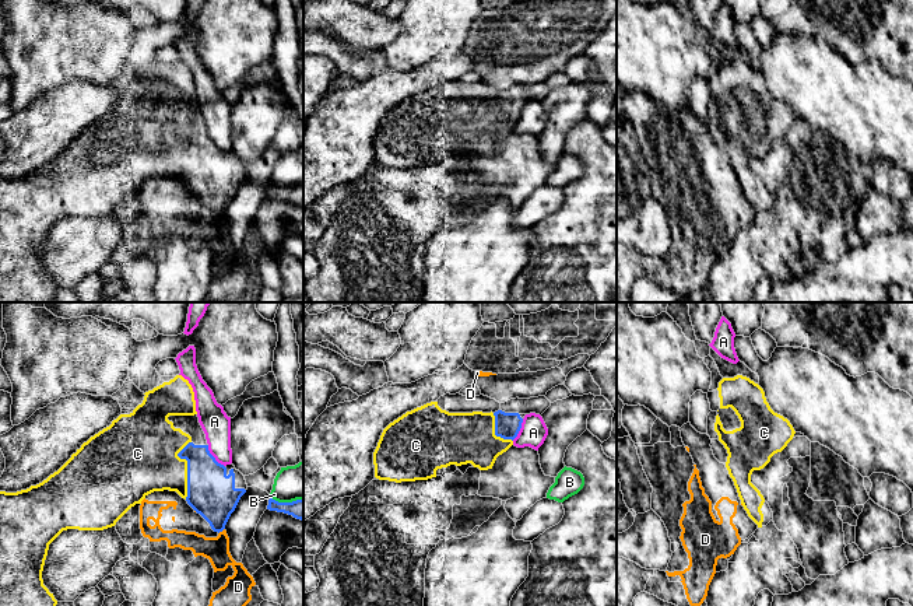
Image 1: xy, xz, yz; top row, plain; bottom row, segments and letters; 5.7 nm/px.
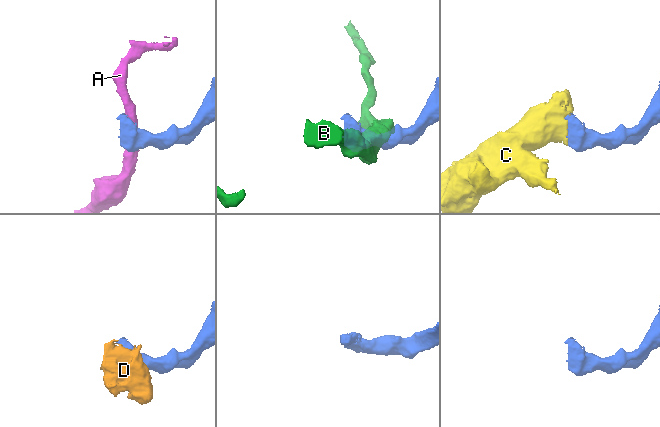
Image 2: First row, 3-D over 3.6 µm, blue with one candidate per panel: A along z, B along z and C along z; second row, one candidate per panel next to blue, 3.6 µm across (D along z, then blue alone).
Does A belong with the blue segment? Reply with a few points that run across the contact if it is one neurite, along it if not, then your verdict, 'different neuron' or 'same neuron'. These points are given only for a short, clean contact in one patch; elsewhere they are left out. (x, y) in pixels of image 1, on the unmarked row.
different neuron

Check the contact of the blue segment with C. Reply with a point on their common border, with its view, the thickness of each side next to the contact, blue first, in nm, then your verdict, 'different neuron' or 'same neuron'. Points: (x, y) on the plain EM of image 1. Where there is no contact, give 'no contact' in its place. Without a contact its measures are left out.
meets blue in xy at (188, 156); 280 nm thick on the blue side, 380 nm on the other; same neuron

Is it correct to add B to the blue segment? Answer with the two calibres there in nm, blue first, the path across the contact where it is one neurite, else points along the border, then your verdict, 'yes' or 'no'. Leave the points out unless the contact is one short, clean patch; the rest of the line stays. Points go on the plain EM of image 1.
120/200 nm | along xy (270, 182), (278, 188), (302, 186) | no

